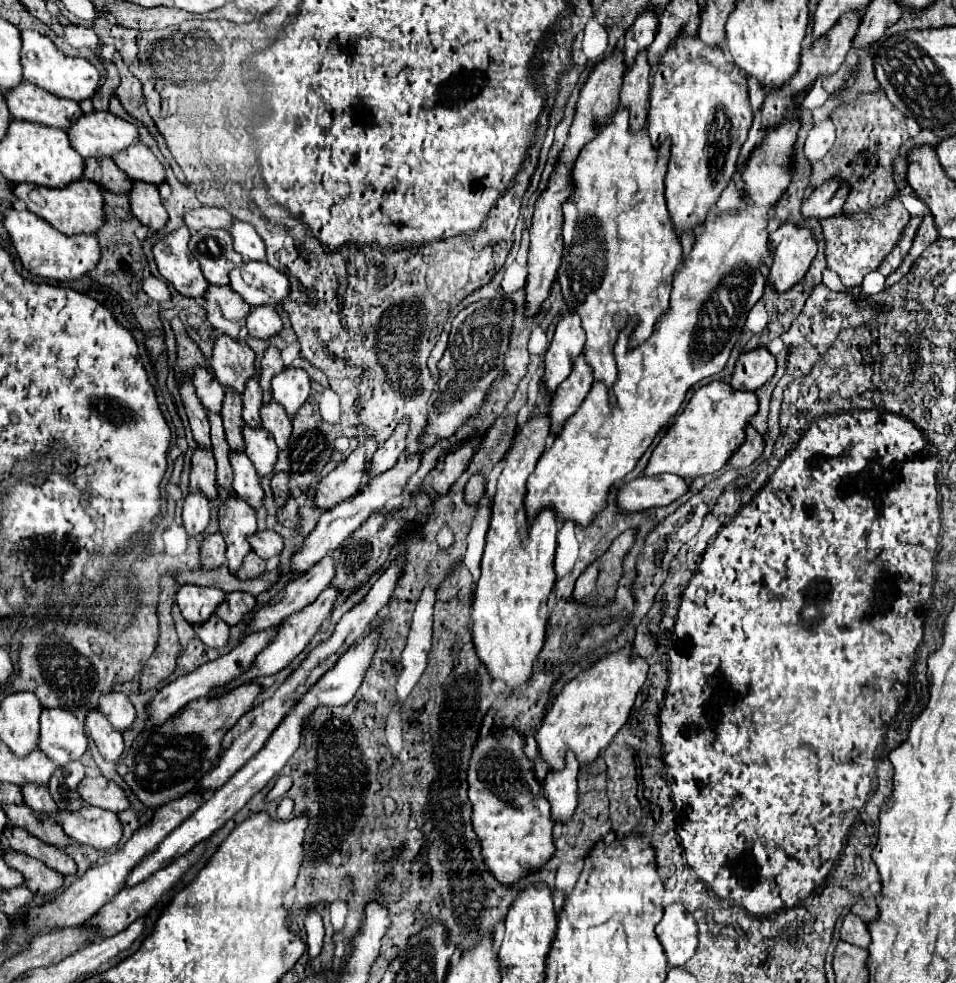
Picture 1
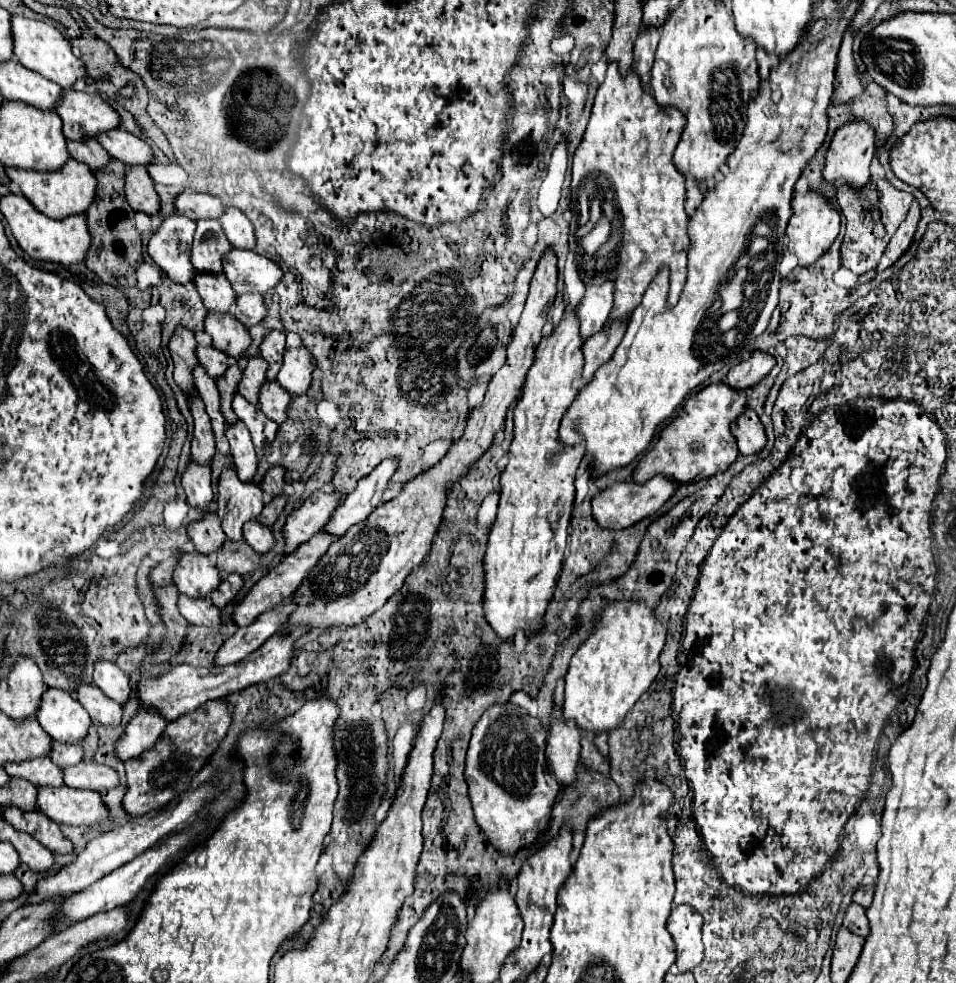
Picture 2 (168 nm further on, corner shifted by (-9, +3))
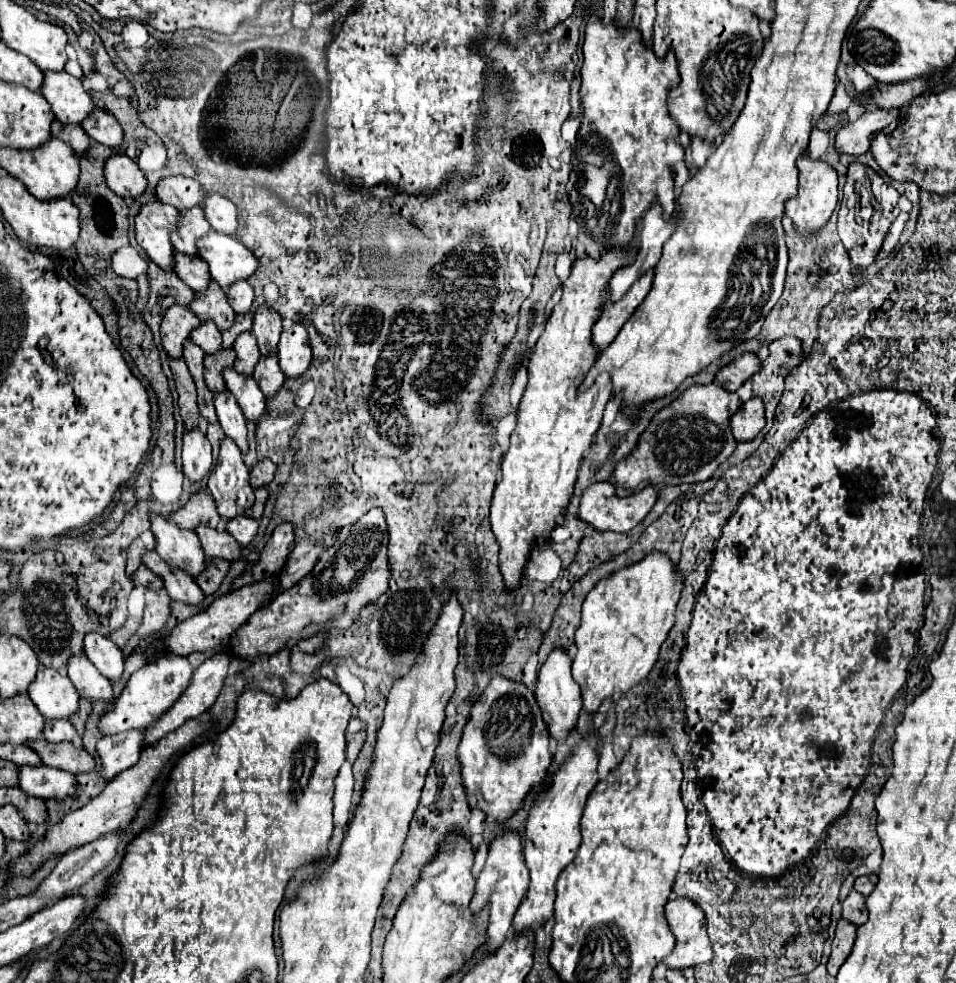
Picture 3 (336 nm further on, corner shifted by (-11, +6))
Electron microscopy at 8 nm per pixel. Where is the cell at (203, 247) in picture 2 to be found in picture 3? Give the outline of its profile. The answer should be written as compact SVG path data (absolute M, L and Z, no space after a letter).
M190 208L182 210L182 226L180 230L172 232L172 246L188 256L200 256L196 250L196 242L204 238L204 234L212 232L212 226L208 226L208 220L204 218L202 208Z

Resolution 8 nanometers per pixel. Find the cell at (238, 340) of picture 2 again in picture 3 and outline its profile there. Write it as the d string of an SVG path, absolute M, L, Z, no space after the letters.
M212 282L204 294L196 294L190 310L200 318L200 322L212 320L220 332L226 332L236 320L236 312L228 306L228 298L216 282Z

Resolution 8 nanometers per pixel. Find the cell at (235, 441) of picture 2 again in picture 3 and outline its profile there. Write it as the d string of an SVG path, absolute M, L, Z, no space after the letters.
M228 392L216 394L214 396L214 406L216 406L216 414L218 414L218 420L220 420L220 426L222 426L224 434L236 442L236 446L240 448L242 454L248 454L246 418L244 418L240 406L236 404L234 396L228 394Z

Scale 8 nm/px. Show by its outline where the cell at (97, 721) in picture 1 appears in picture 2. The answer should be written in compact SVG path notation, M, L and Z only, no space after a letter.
M80 683L76 689L76 697L82 703L82 707L88 711L92 721L100 721L102 725L116 727L120 725L122 707L114 699L102 693L100 687L94 683Z

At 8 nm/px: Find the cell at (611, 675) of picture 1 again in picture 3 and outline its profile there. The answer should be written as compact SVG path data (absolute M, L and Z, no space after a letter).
M652 552L648 558L600 580L590 590L582 606L582 624L576 630L578 652L572 660L572 678L580 684L582 704L588 714L594 714L604 700L612 698L616 688L624 694L650 674L660 646L674 626L680 586L680 576L670 558Z

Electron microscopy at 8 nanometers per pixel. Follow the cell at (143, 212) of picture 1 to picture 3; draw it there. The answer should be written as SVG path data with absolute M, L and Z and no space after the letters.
M114 154L106 162L106 182L122 198L138 198L146 192L148 180L132 158Z

